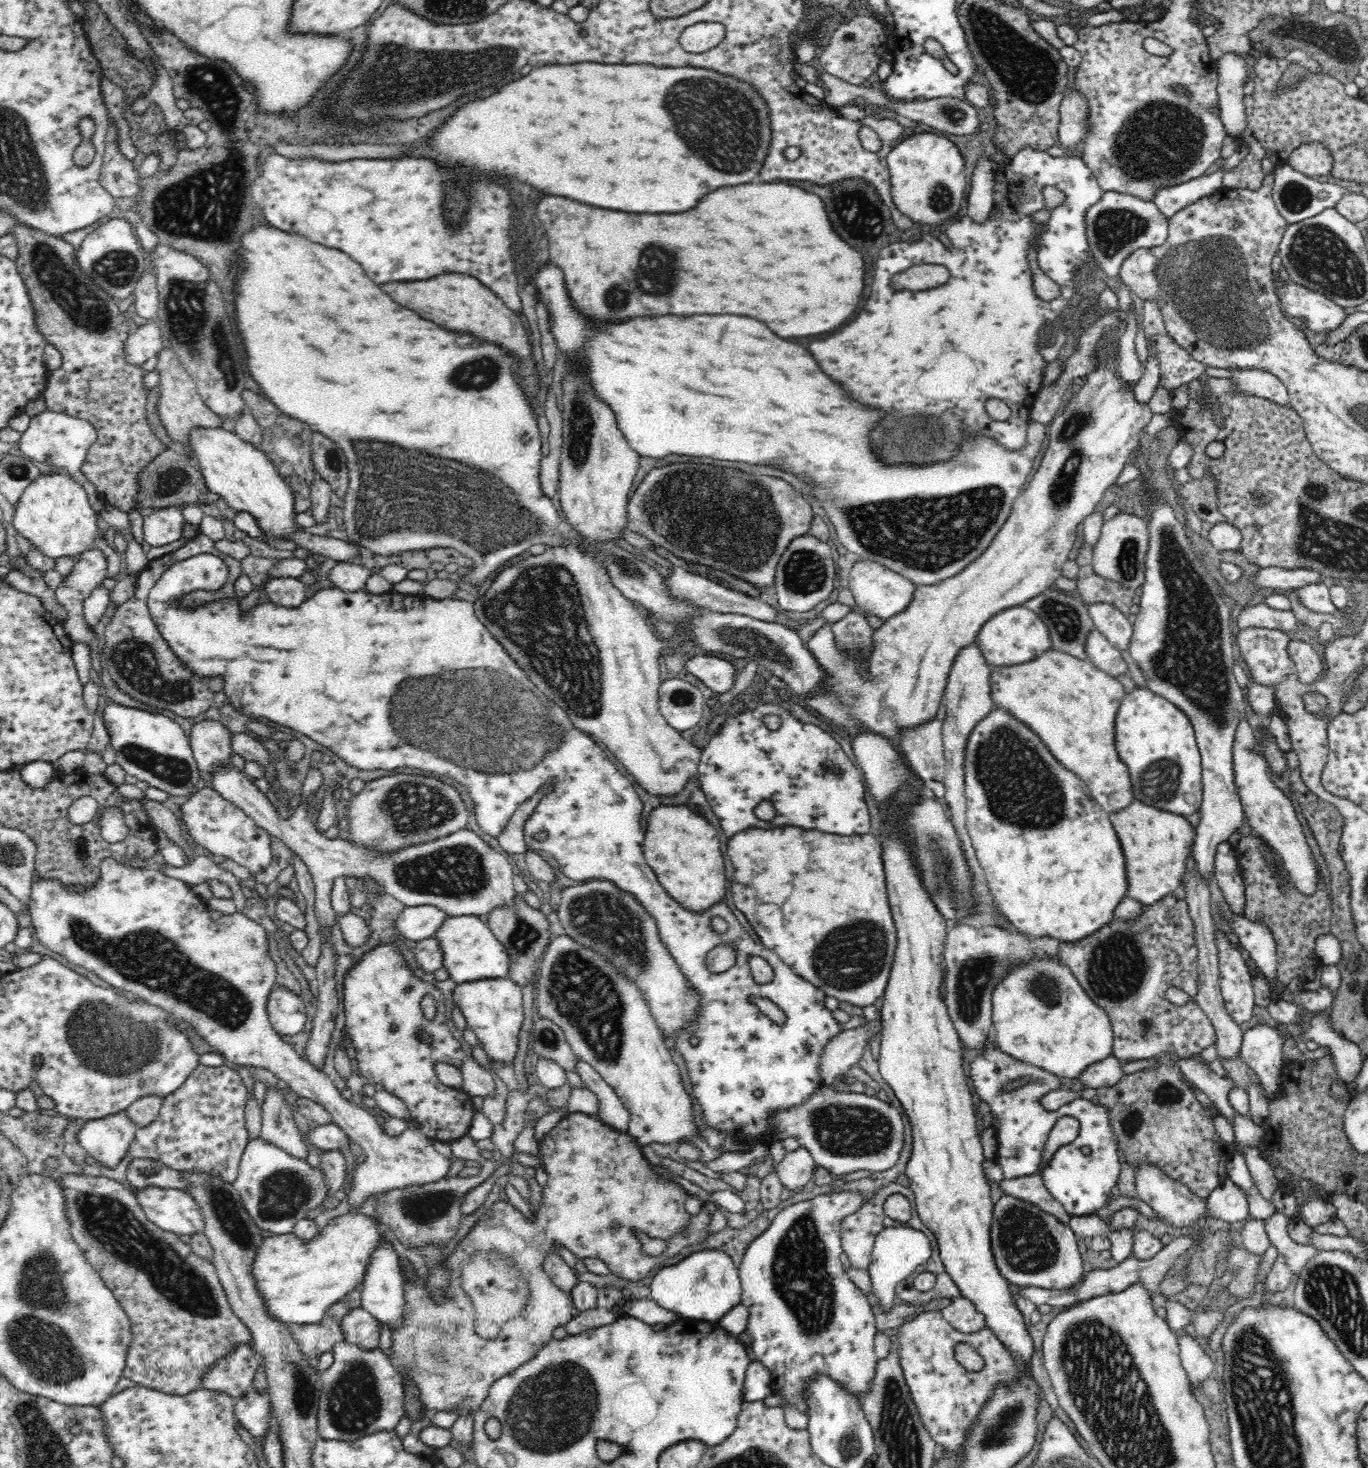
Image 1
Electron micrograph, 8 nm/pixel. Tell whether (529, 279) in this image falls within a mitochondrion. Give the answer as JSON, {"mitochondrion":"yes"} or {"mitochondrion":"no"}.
{"mitochondrion":"no"}

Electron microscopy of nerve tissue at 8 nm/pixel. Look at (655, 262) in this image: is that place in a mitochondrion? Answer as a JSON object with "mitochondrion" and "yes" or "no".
{"mitochondrion":"yes"}

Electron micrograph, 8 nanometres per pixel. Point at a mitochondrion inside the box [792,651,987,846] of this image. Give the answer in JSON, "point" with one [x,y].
{"point":[851,697]}

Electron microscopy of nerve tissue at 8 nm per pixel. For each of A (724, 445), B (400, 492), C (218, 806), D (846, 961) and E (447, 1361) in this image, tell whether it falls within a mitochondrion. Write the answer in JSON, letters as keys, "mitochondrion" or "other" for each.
{"A":"other","B":"mitochondrion","C":"other","D":"mitochondrion","E":"mitochondrion"}

